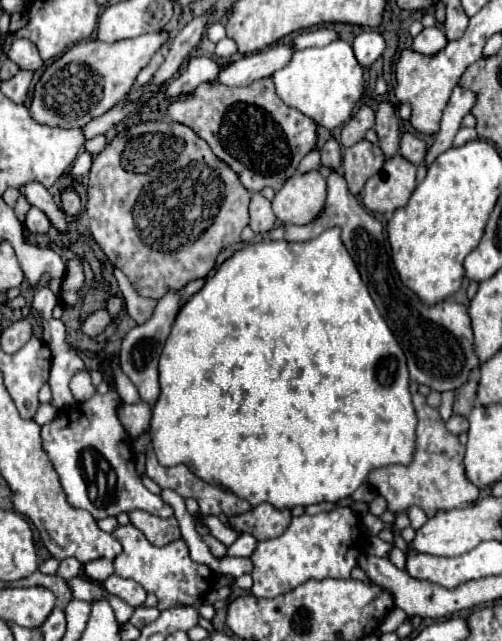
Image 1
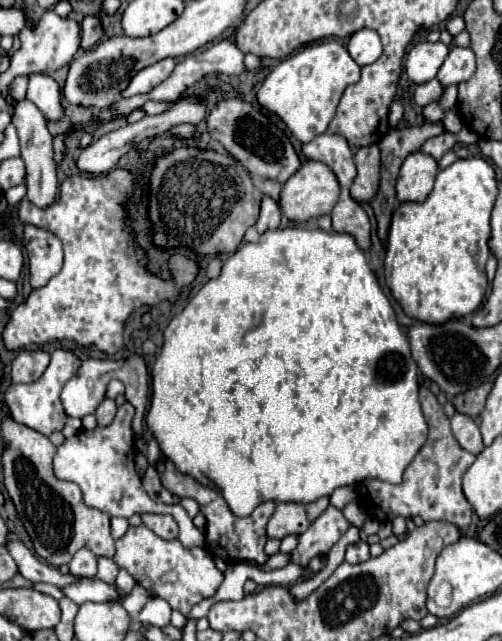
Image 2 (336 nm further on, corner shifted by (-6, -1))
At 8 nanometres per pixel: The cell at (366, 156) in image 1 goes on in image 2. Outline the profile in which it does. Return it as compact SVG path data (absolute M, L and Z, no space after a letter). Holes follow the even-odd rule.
M377 145L361 147L355 153L355 165L357 165L357 177L351 185L351 197L359 203L371 201L379 187L379 169L381 169L379 147Z

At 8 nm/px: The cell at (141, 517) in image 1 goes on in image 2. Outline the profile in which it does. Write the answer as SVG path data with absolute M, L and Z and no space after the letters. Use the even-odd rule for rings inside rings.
M145 513L141 515L143 525L147 529L151 529L155 535L159 535L161 539L175 539L177 537L177 523L171 515L151 515Z

